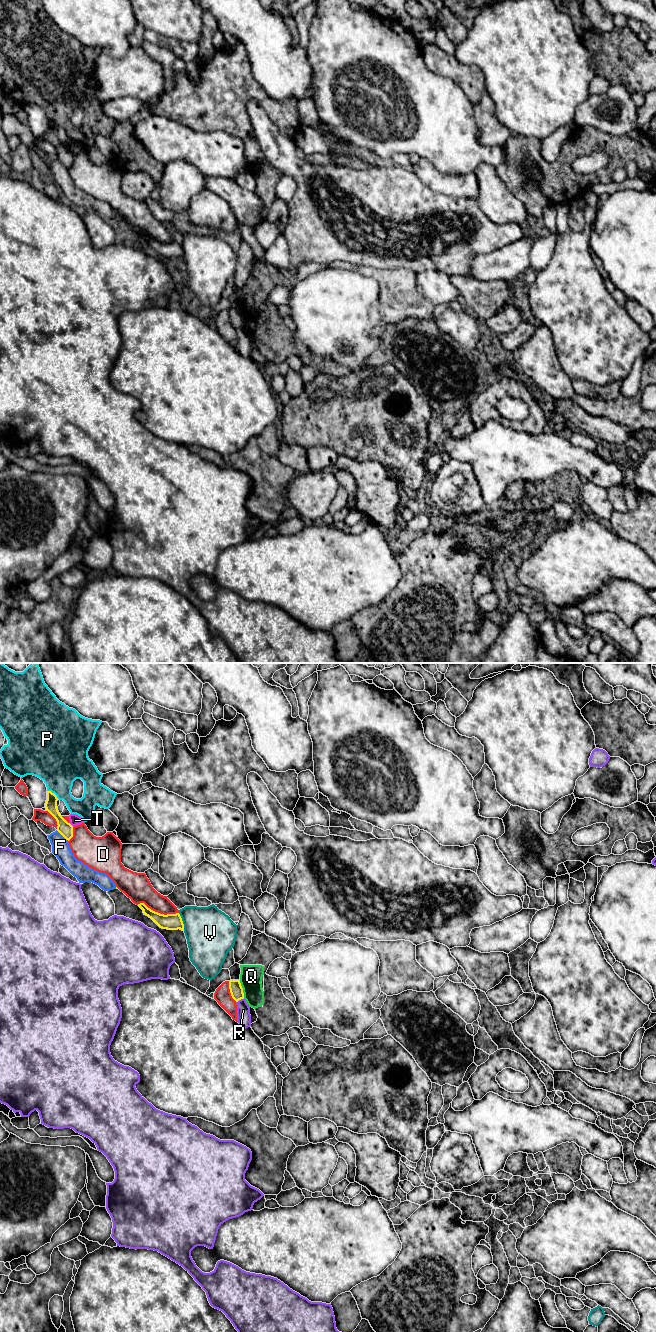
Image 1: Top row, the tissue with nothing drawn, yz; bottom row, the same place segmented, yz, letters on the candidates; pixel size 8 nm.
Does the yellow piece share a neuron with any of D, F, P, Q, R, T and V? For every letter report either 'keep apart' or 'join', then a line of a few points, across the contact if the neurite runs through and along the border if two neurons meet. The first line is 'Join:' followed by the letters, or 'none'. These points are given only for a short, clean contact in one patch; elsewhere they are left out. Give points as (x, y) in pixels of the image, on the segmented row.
Join: none
D: keep apart
F: keep apart
P: keep apart
Q: keep apart; line yz (239, 980), (244, 998)
R: keep apart
T: keep apart
V: keep apart

